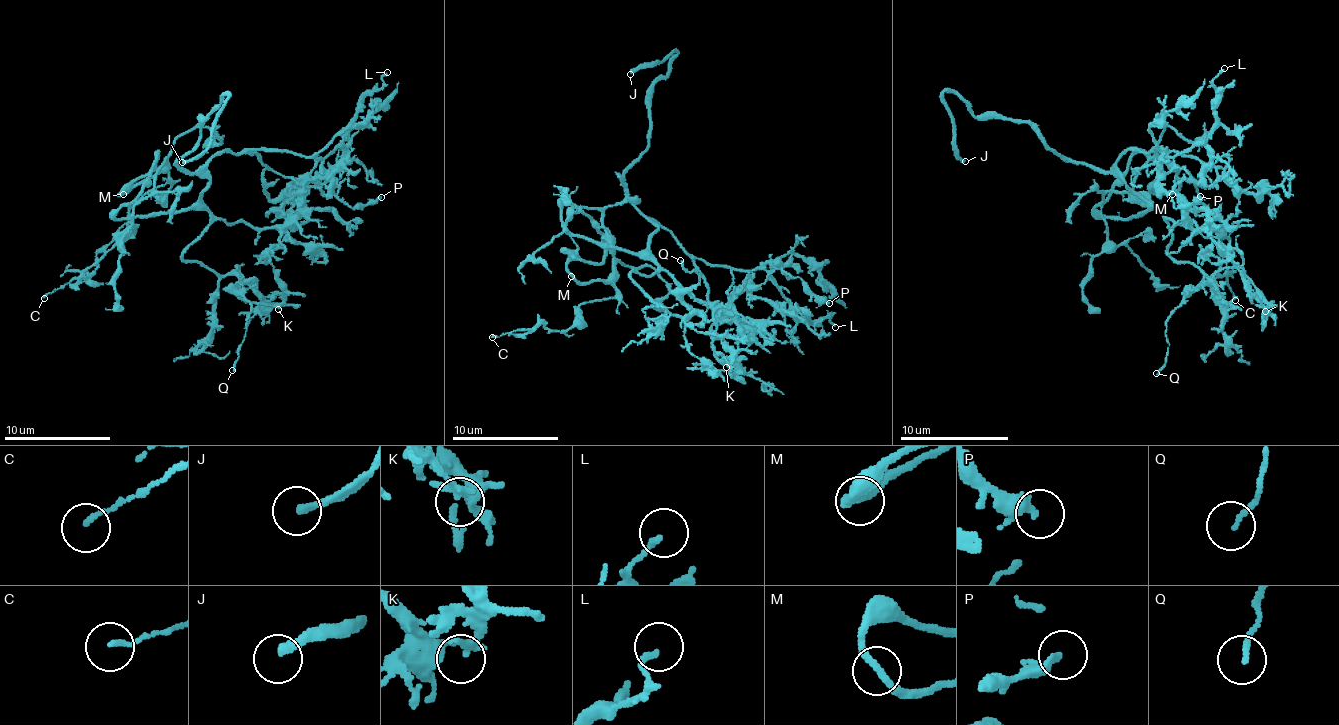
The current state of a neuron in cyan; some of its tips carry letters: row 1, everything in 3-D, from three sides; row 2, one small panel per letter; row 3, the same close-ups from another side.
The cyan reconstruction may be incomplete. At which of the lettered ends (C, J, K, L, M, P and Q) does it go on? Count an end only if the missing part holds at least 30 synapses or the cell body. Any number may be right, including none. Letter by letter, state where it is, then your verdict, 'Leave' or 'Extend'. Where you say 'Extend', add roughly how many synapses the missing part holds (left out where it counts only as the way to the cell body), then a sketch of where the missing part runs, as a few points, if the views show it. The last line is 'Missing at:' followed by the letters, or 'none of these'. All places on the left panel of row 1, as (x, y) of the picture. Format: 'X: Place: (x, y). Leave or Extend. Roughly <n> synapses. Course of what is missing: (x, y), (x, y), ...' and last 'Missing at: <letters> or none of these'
C: Place: (44, 298). Leave
J: Place: (182, 162). Extend. Course of what is missing: (182, 162), (177, 162), (179, 136), (171, 125), (139, 114), (134, 109), (126, 112)
K: Place: (278, 309). Leave
L: Place: (387, 72). Leave
M: Place: (123, 194). Leave
P: Place: (381, 197). Leave
Q: Place: (232, 370). Leave
Missing at: J

